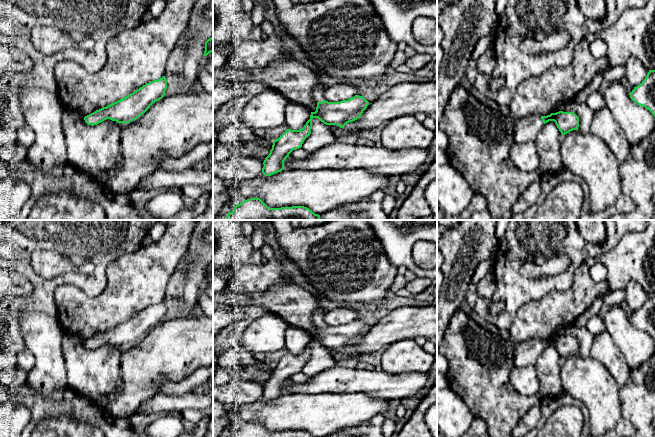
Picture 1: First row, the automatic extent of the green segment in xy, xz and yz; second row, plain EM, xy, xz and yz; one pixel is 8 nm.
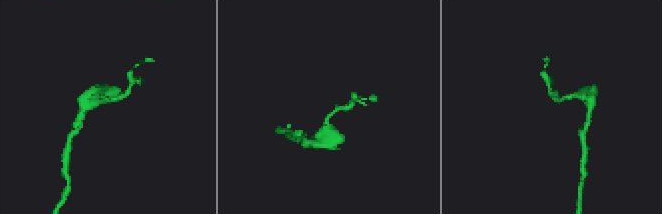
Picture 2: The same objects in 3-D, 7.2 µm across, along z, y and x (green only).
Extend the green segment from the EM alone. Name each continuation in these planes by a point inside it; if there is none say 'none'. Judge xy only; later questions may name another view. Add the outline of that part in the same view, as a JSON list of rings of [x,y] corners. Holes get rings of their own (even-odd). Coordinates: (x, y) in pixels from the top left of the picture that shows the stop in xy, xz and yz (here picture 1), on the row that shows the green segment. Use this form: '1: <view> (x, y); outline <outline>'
none

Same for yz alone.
1: yz (525, 129); outline [[[532,114],[520,119],[515,119],[513,124],[514,143],[527,143],[535,141],[538,132],[542,129],[544,123],[540,115]]]

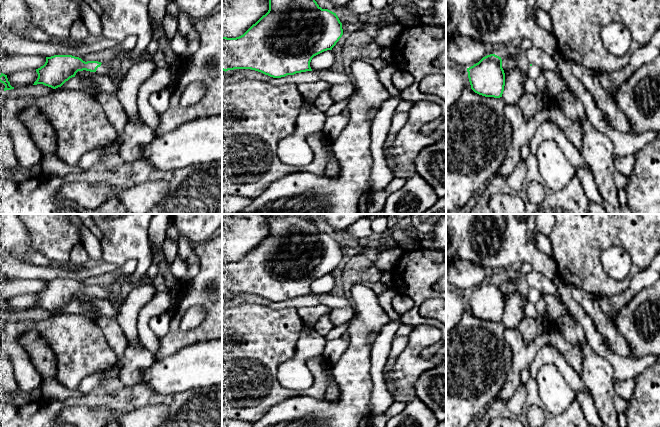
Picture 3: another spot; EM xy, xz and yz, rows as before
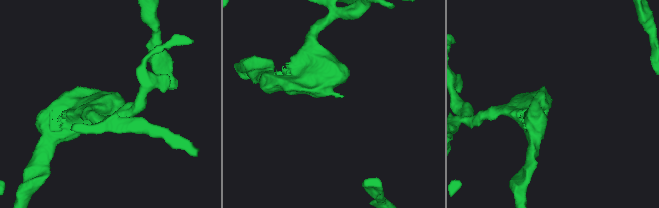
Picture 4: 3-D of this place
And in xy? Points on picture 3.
1: xy (102, 70); outline [[[103,63],[100,67],[97,68],[96,73],[99,75],[107,76],[110,79],[118,75],[113,69],[105,66]]]

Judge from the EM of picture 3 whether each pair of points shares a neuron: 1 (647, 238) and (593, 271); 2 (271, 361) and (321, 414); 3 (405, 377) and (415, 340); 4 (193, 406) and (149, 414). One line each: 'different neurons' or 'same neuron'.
1: same neuron
2: different neurons
3: same neuron
4: different neurons

